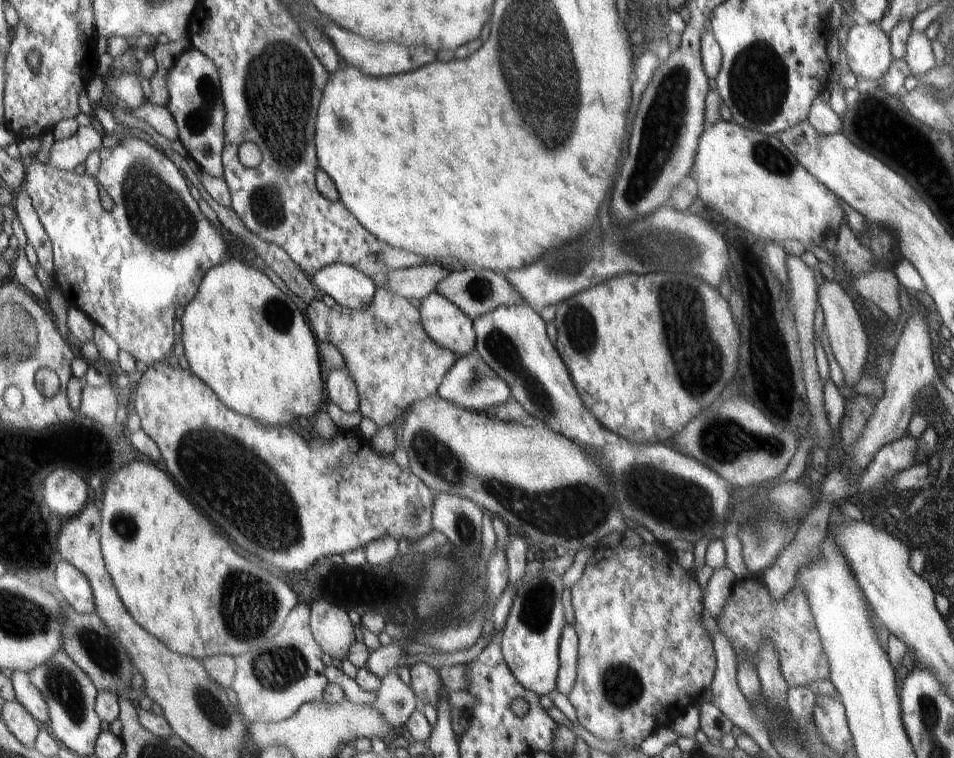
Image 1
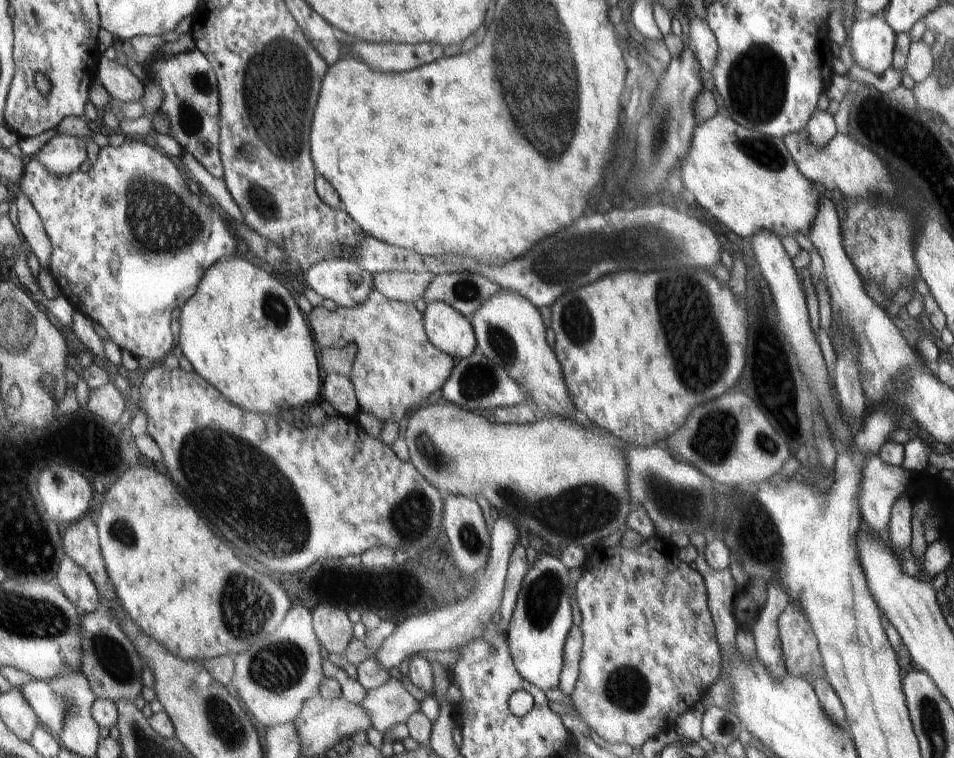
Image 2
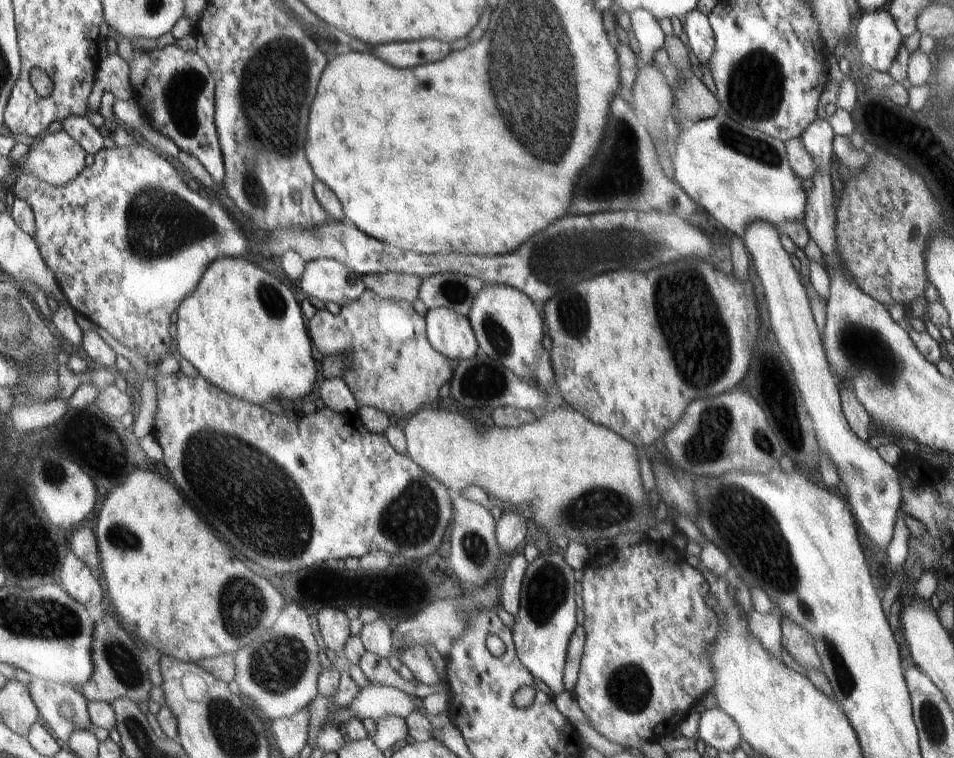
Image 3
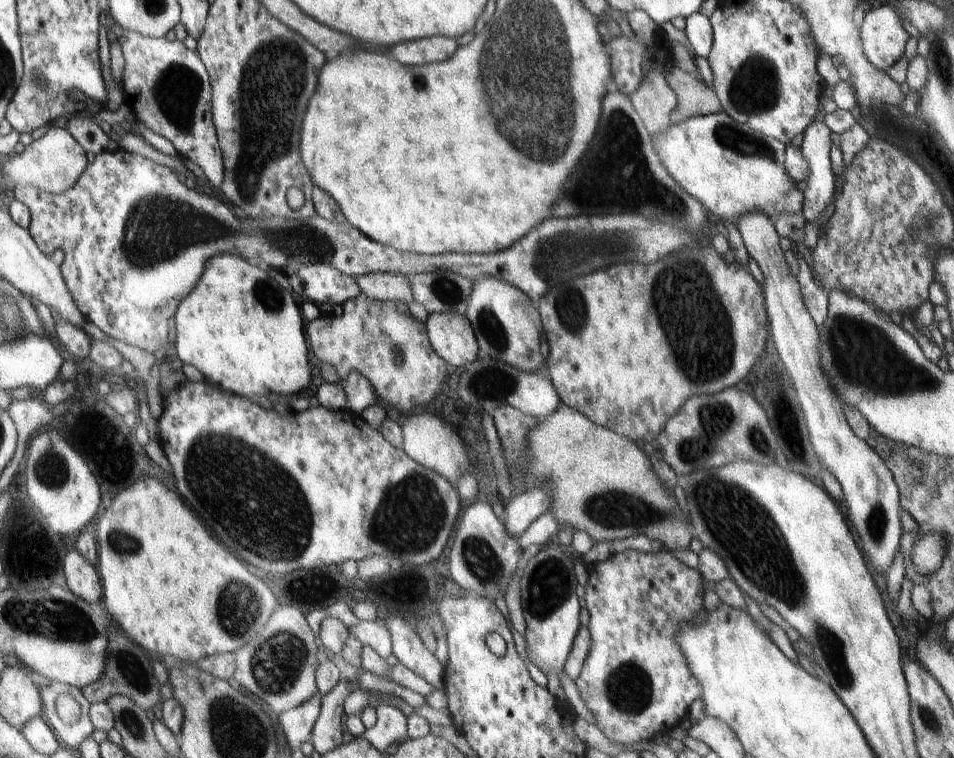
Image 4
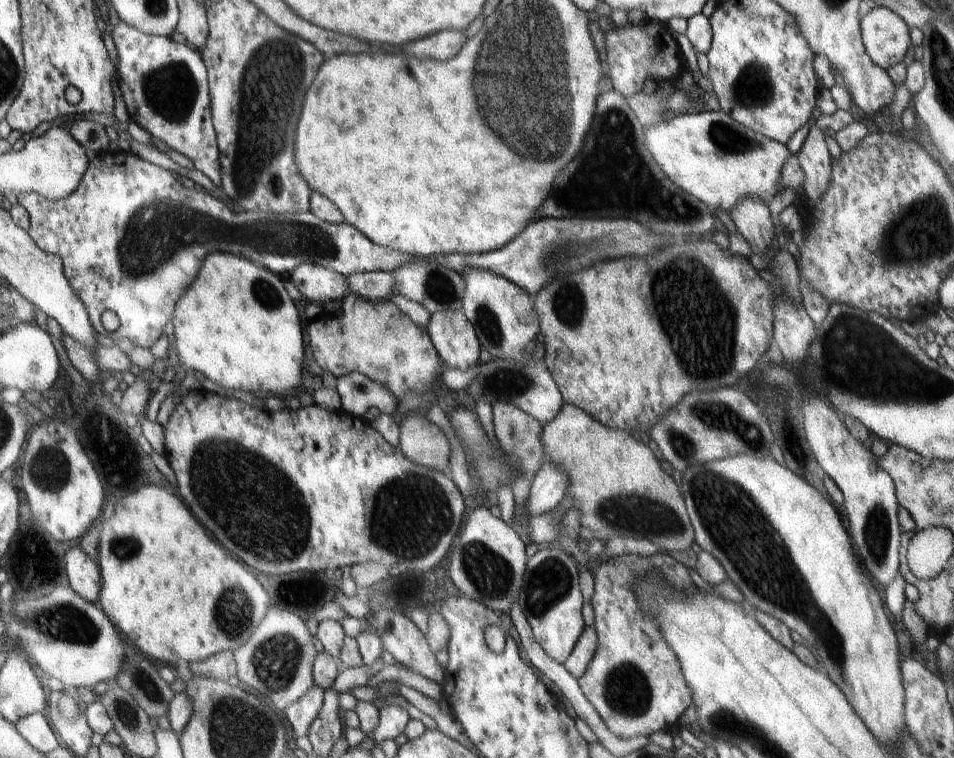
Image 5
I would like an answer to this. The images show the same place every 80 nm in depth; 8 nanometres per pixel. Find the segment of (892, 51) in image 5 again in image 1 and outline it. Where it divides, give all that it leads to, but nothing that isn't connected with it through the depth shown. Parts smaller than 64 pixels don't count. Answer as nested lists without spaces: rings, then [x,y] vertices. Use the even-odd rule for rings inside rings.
[[[854,23],[848,32],[846,38],[846,46],[844,52],[846,52],[849,71],[854,74],[858,79],[868,79],[878,81],[886,74],[886,71],[890,68],[893,56],[891,53],[891,44],[888,35],[880,24],[864,24],[860,26]]]

